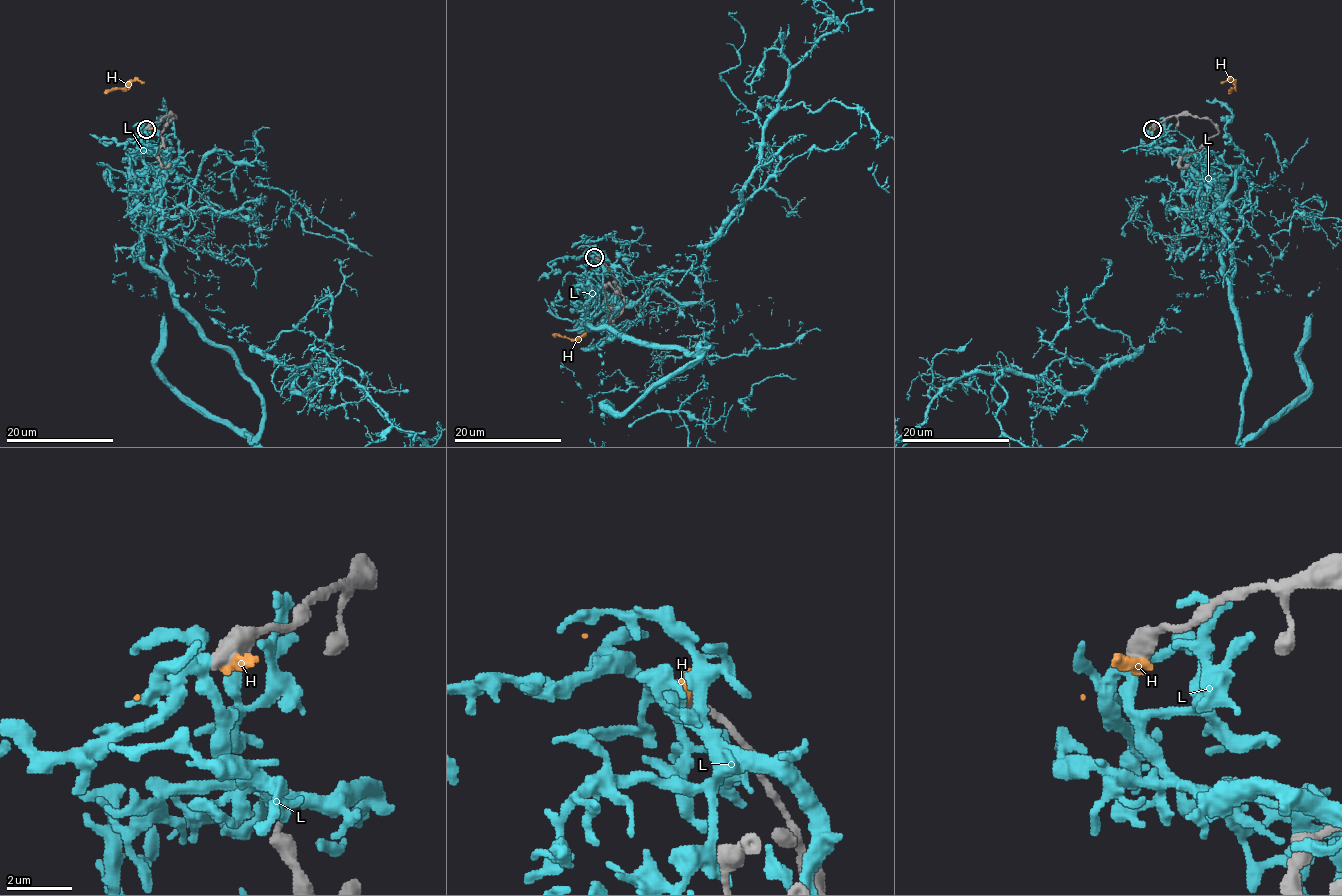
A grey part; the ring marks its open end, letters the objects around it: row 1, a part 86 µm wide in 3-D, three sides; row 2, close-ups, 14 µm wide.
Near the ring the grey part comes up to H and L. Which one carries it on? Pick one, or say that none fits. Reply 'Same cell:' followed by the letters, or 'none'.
Same cell: none

